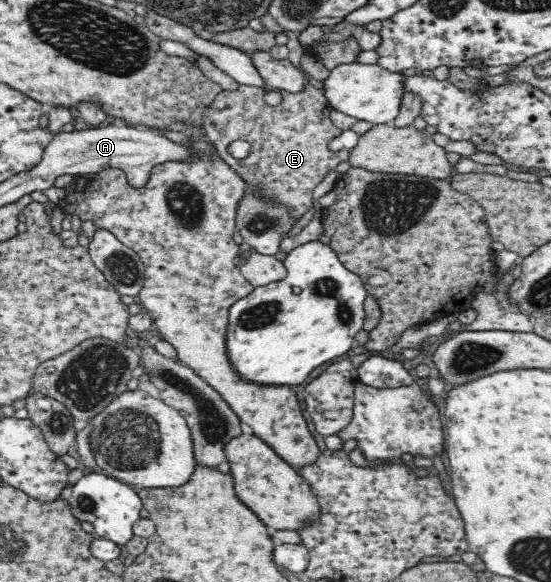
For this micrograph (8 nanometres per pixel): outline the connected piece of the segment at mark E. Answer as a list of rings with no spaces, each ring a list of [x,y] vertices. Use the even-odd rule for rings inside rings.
[[[305,83],[301,91],[291,93],[286,89],[282,91],[282,102],[277,107],[270,107],[263,100],[266,87],[255,87],[254,85],[241,85],[233,91],[221,90],[215,95],[211,105],[205,107],[201,117],[206,135],[214,145],[216,151],[224,162],[235,170],[246,182],[247,192],[254,193],[254,197],[260,197],[262,201],[269,204],[283,206],[289,210],[292,216],[299,220],[313,205],[313,192],[323,181],[327,173],[334,171],[350,157],[349,149],[331,151],[329,143],[342,134],[342,130],[336,127],[329,118],[333,107],[327,103],[323,91],[315,88],[312,84]],[[243,140],[251,145],[251,153],[244,159],[234,159],[227,152],[227,147],[233,141]]]

